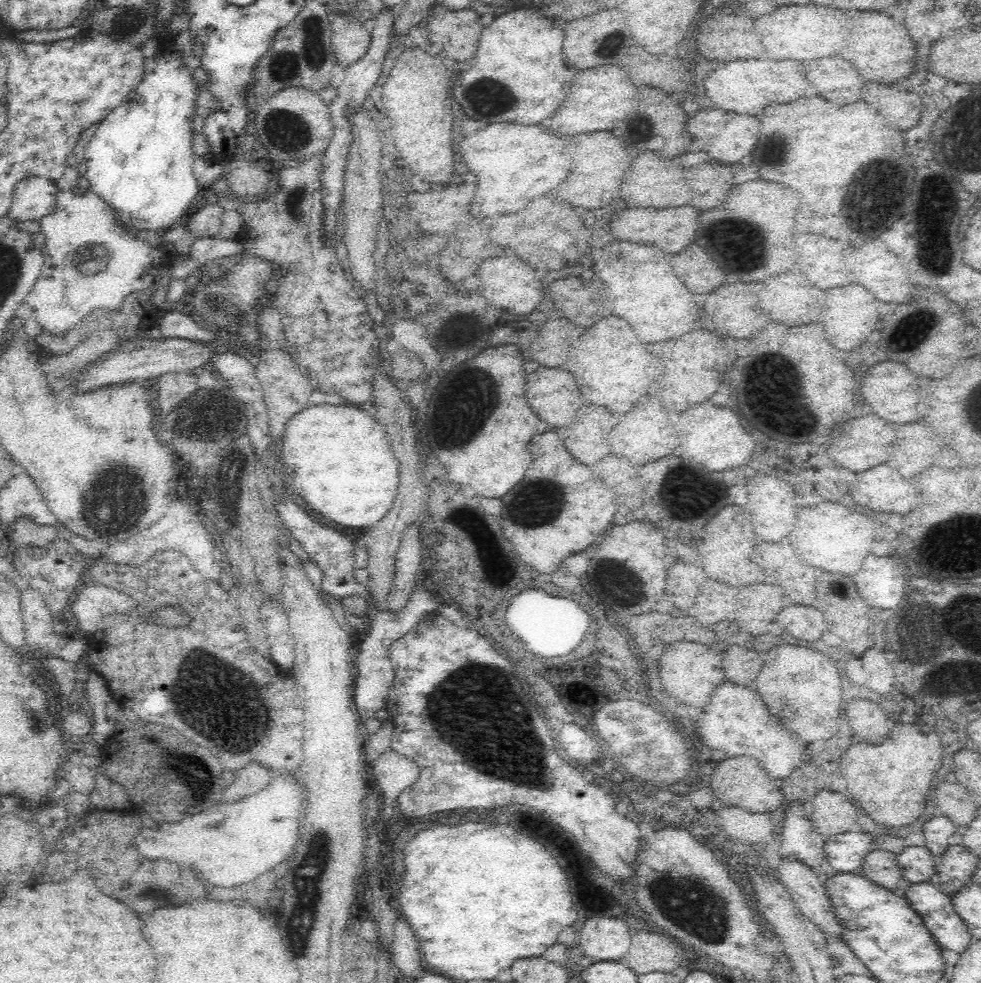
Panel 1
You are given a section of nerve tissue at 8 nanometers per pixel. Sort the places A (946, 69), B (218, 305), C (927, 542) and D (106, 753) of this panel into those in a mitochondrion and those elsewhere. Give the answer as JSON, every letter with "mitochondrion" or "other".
{"A":"other","B":"mitochondrion","C":"other","D":"other"}

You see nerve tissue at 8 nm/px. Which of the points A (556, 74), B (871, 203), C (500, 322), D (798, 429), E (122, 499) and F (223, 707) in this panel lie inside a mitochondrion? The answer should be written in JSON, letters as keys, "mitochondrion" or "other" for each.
{"A":"other","B":"mitochondrion","C":"other","D":"other","E":"mitochondrion","F":"mitochondrion"}

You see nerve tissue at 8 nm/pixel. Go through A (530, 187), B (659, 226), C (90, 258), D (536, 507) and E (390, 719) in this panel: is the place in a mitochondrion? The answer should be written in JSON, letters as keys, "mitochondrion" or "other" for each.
{"A":"other","B":"other","C":"mitochondrion","D":"mitochondrion","E":"other"}

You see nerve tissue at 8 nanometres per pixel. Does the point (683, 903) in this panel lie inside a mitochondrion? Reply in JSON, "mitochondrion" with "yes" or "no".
{"mitochondrion":"yes"}

